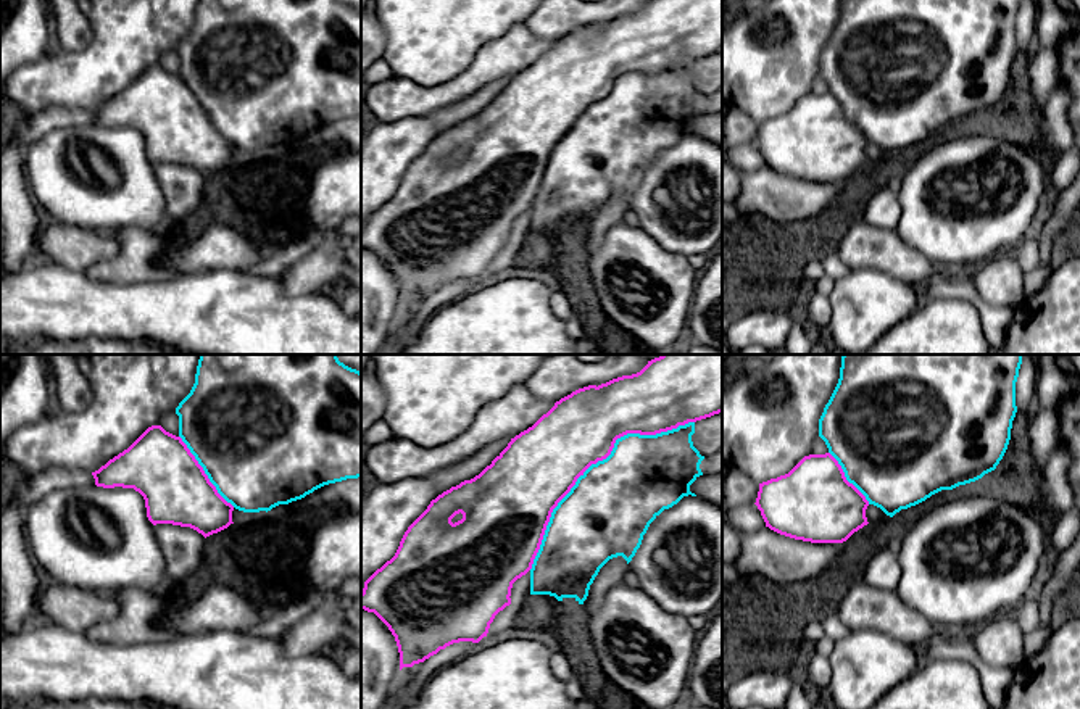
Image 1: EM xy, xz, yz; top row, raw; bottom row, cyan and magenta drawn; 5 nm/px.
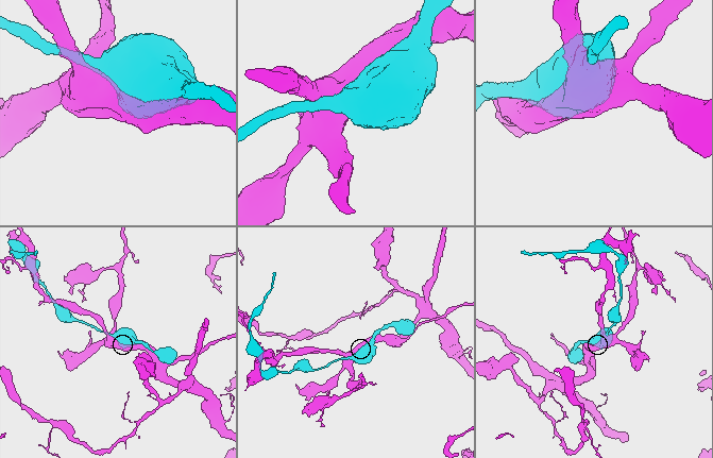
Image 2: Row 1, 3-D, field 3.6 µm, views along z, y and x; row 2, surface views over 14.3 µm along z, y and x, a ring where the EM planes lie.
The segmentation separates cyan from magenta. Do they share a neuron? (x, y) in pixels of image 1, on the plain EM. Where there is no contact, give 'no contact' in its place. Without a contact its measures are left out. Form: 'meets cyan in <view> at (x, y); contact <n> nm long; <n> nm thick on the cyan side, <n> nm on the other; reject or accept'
meets cyan in xz at (594, 103); contact 1100 nm long; 440 nm thick on the cyan side, 380 nm on the other; reject

